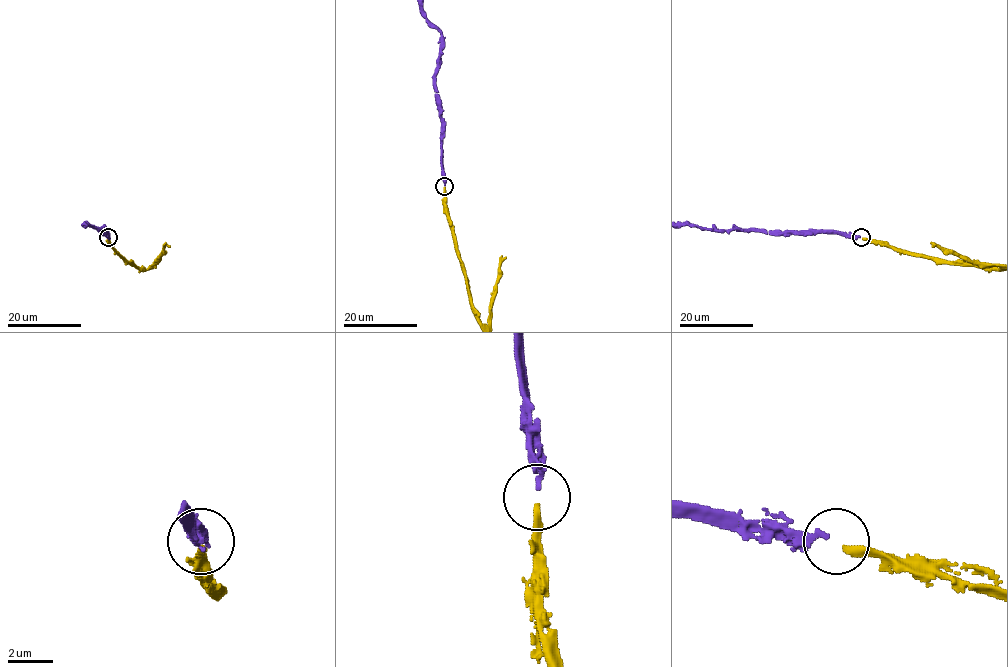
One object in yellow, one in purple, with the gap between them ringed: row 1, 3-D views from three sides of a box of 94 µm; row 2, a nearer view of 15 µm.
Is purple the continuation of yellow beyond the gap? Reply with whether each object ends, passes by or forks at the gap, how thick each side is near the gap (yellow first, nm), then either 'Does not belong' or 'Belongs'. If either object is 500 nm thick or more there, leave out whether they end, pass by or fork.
At the ring yellow ends. At the ring purple ends. Thickness 320 nm (yellow) against 200 nm. Belongs

